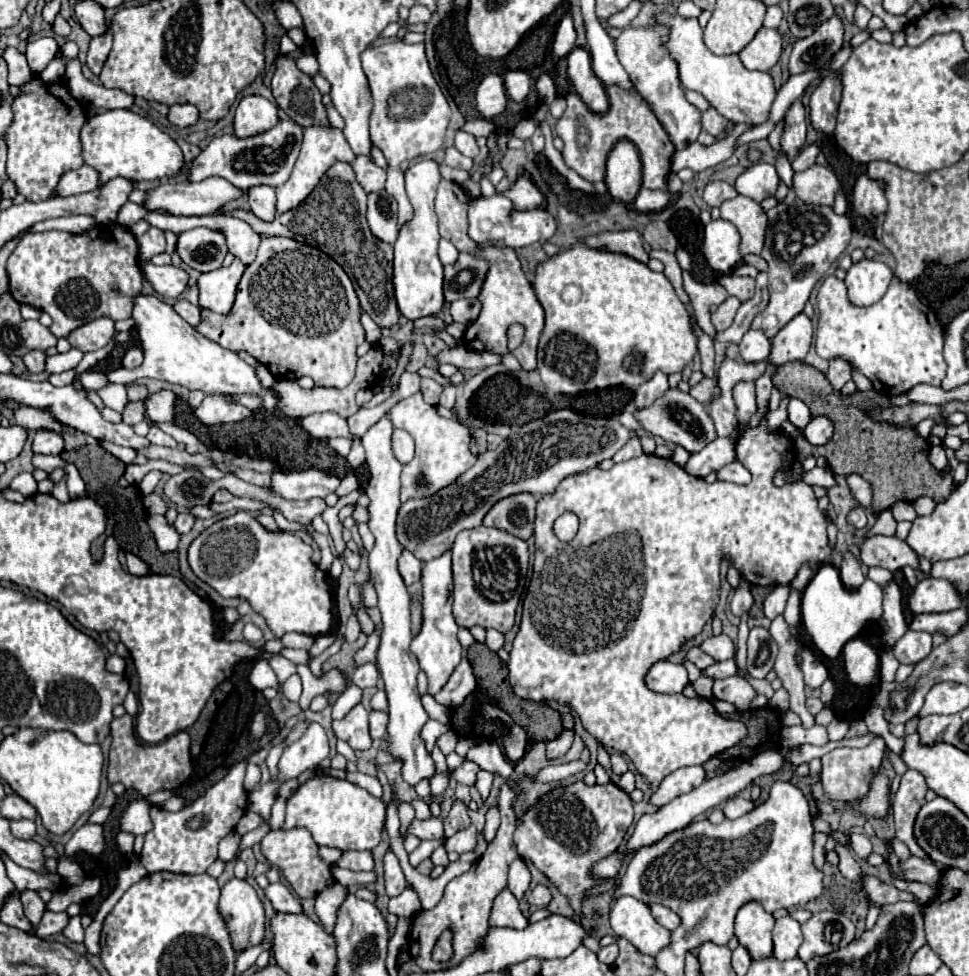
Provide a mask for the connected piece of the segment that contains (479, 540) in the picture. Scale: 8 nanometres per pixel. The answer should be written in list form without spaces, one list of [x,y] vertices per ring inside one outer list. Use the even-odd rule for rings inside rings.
[[[478,526],[472,530],[464,530],[456,536],[452,546],[452,614],[456,624],[462,628],[482,626],[482,628],[496,628],[498,632],[508,632],[514,626],[516,606],[520,604],[524,586],[526,586],[526,572],[528,572],[528,544],[520,538],[514,538],[508,532],[498,528]]]

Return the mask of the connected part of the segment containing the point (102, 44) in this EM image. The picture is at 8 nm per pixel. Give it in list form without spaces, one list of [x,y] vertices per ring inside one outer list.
[[[110,22],[106,24],[108,30],[102,34],[102,36],[94,36],[92,42],[90,42],[90,50],[88,50],[88,68],[94,72],[94,74],[100,74],[104,62],[106,62],[106,56],[112,48],[112,30],[110,30]]]

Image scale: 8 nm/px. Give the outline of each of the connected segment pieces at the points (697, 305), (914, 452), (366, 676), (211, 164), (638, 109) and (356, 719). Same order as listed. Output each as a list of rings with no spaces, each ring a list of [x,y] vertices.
[[[682,272],[682,282],[684,282],[684,290],[692,300],[696,318],[698,318],[698,326],[714,340],[716,330],[710,322],[710,306],[712,304],[722,304],[728,298],[728,292],[720,286],[720,284],[700,284],[696,282],[690,272]]]
[[[788,362],[776,370],[772,376],[774,386],[784,394],[802,400],[812,416],[826,416],[834,422],[834,438],[826,446],[812,446],[800,436],[794,444],[798,460],[806,456],[824,456],[830,462],[830,470],[834,474],[860,474],[872,484],[874,492],[874,508],[886,510],[894,502],[914,502],[920,496],[930,496],[934,502],[946,500],[952,492],[952,474],[940,476],[940,472],[928,462],[930,444],[914,434],[912,428],[894,428],[888,424],[878,424],[870,414],[864,412],[866,406],[890,406],[888,396],[878,394],[874,390],[864,392],[852,398],[844,398],[836,392],[826,376],[804,362]]]
[[[372,662],[356,668],[354,674],[352,674],[352,684],[356,684],[358,688],[376,686],[376,680],[378,680],[378,668],[376,668],[376,664],[372,664]]]
[[[278,120],[274,128],[258,136],[250,136],[250,138],[238,138],[232,134],[224,134],[224,136],[214,138],[206,146],[206,150],[202,150],[200,156],[192,162],[188,180],[200,182],[210,176],[220,176],[240,190],[248,190],[258,184],[280,186],[292,174],[294,162],[300,152],[300,144],[302,144],[302,126],[298,126],[294,120]]]
[[[608,86],[606,88],[610,98],[610,110],[604,116],[598,116],[586,108],[582,98],[576,92],[568,92],[568,108],[564,116],[556,124],[556,134],[562,138],[562,158],[568,168],[578,172],[588,182],[600,182],[604,180],[604,164],[608,152],[614,148],[614,144],[622,138],[634,142],[642,156],[644,166],[644,182],[642,186],[648,190],[668,190],[668,174],[670,174],[670,138],[662,124],[658,122],[656,114],[648,106],[648,102],[632,88],[626,92],[624,88]]]
[[[362,704],[354,706],[342,720],[334,720],[332,730],[336,738],[348,742],[352,750],[368,750],[372,746],[372,738],[368,734],[368,712]]]

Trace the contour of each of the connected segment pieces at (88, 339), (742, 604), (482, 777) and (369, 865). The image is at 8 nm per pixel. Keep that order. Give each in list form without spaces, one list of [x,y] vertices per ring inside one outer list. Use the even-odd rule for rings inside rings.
[[[98,318],[70,332],[68,342],[82,352],[94,352],[98,348],[104,348],[112,336],[114,336],[114,320]]]
[[[744,578],[740,580],[740,586],[734,590],[730,608],[736,616],[742,616],[744,612],[748,612],[752,606],[752,594],[750,594],[750,582],[746,582]]]
[[[480,770],[480,772],[478,772],[476,790],[480,792],[482,800],[486,800],[486,798],[488,798],[488,794],[490,794],[490,788],[492,788],[492,780],[494,780],[494,774],[490,774],[490,772],[486,772],[486,770]]]
[[[344,850],[342,856],[336,860],[336,866],[360,872],[360,870],[372,870],[372,868],[374,868],[374,862],[372,862],[372,854],[370,854],[370,852]]]

